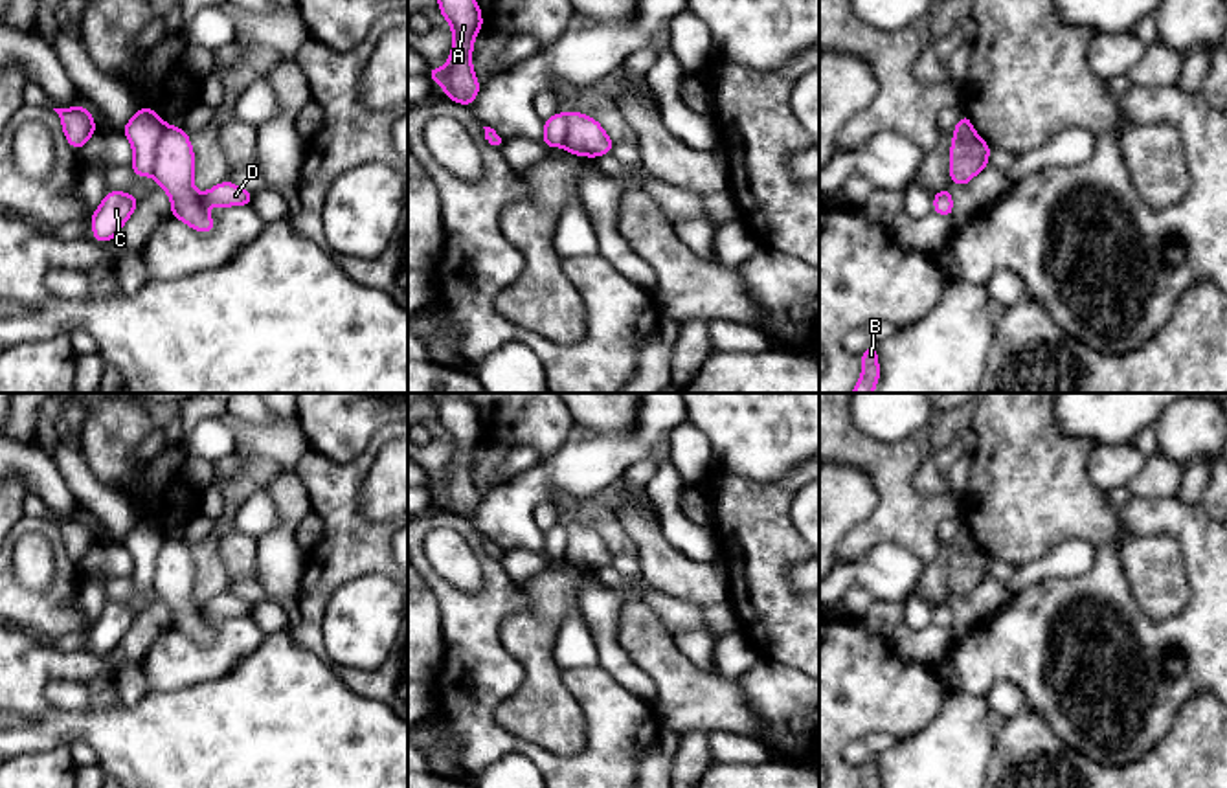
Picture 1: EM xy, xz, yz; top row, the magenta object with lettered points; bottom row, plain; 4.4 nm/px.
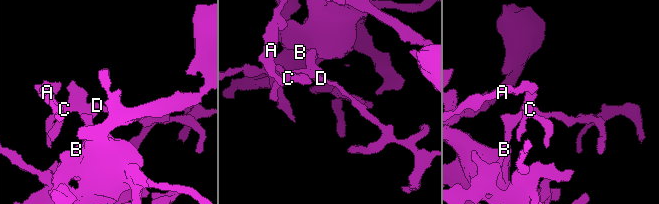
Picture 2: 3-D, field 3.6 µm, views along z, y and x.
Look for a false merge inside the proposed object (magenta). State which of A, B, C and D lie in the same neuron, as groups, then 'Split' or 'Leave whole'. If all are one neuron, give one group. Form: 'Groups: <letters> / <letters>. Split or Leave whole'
Groups: A B / C D. Split

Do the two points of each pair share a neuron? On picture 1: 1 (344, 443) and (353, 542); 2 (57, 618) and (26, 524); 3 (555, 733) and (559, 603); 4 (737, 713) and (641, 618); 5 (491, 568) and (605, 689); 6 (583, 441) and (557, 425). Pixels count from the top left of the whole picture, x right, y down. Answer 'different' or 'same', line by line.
1: different
2: same
3: same
4: same
5: same
6: different

